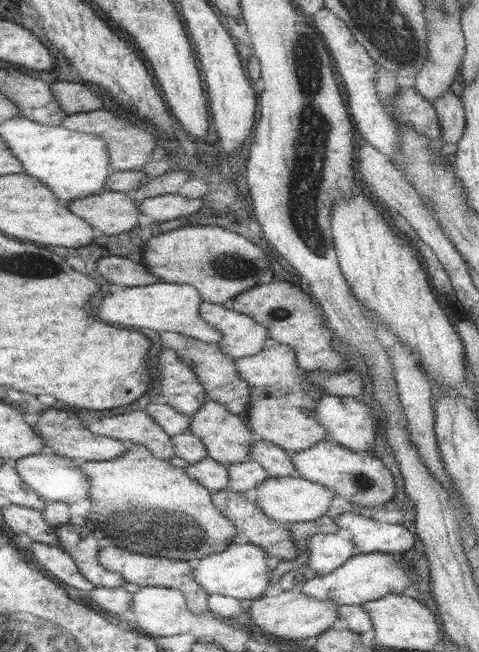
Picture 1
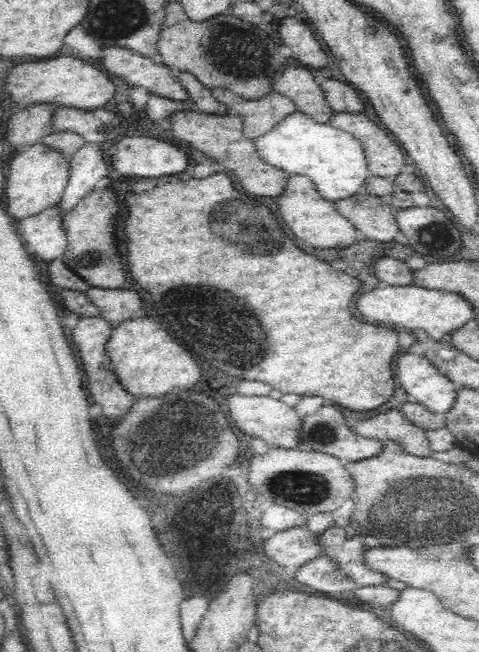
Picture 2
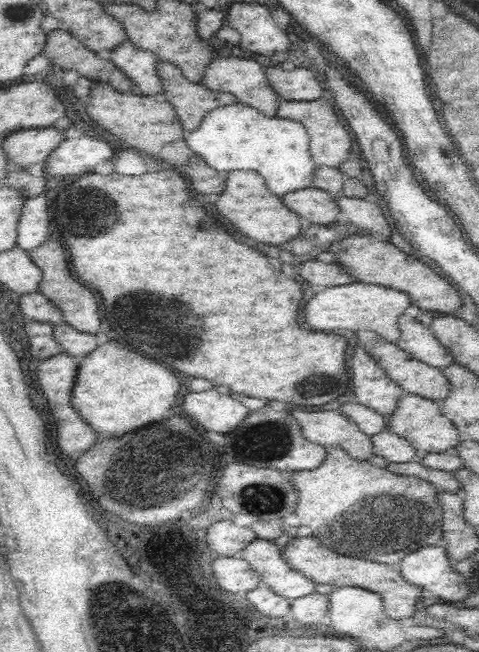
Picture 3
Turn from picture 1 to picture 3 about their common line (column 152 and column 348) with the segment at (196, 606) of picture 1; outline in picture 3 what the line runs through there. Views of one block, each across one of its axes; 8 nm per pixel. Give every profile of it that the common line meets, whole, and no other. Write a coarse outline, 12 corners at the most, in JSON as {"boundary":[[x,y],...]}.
{"boundary":[[320,538],[285,546],[317,584],[379,592],[387,614],[410,618],[429,595],[397,566],[334,552]]}

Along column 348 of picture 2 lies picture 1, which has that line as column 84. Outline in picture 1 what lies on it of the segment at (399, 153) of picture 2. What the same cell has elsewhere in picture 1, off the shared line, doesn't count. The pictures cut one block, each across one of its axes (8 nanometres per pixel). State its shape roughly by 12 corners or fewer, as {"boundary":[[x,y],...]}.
{"boundary":[[105,109],[68,115],[62,125],[101,136],[114,172],[142,169],[158,146]]}

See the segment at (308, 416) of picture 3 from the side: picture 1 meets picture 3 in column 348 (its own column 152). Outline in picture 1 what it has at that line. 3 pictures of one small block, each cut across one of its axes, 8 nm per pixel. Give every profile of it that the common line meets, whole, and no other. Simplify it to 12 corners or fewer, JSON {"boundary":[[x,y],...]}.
{"boundary":[[145,410],[93,420],[89,429],[147,446],[164,460],[173,436]]}

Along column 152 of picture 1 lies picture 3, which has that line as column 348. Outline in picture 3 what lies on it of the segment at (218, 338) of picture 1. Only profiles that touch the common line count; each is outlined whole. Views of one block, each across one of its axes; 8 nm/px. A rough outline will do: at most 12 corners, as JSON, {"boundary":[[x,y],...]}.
{"boundary":[[376,284],[327,287],[307,304],[318,331],[372,330],[392,343],[412,303]]}

